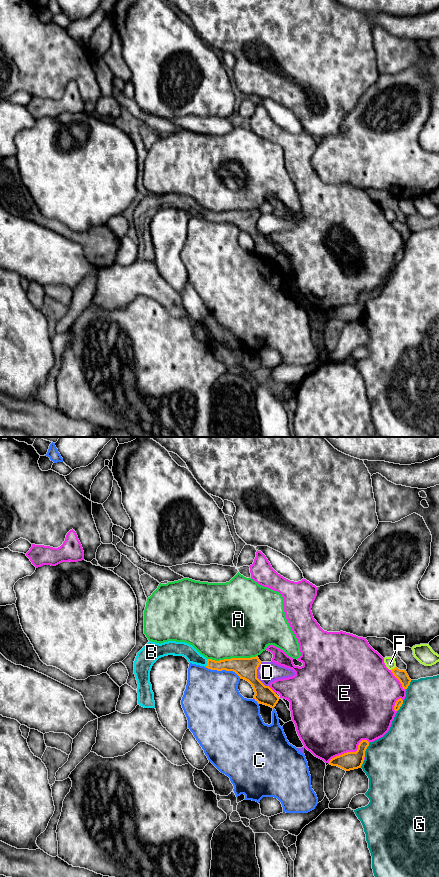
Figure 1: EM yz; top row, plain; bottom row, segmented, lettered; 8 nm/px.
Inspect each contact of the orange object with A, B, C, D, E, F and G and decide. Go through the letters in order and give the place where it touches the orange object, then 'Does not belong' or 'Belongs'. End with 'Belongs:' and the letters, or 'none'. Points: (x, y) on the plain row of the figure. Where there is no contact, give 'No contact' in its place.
A: Touches orange at yz (232, 210). Does not belong
B: Touches orange at yz (207, 215). Belongs
C: Touches orange at yz (223, 221). Does not belong
D: Touches orange at yz (256, 227). Does not belong
E: Touches orange at yz (350, 304). Does not belong
F: Touches orange at yz (394, 220). Does not belong
G: Touches orange at yz (365, 302). Does not belong
Belongs: B

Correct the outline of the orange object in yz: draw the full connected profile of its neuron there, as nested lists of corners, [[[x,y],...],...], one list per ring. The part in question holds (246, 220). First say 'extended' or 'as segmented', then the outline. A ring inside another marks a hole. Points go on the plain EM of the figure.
extended; [[[149,193],[138,205],[134,213],[134,226],[137,232],[138,256],[144,260],[155,260],[154,245],[150,235],[150,223],[161,209],[183,208],[189,215],[204,218],[211,222],[233,223],[240,231],[248,233],[255,244],[254,251],[260,256],[274,260],[280,249],[257,230],[257,221],[261,216],[258,208],[251,210],[231,210],[220,213],[207,211],[192,197],[185,194],[168,193],[156,195]]]

